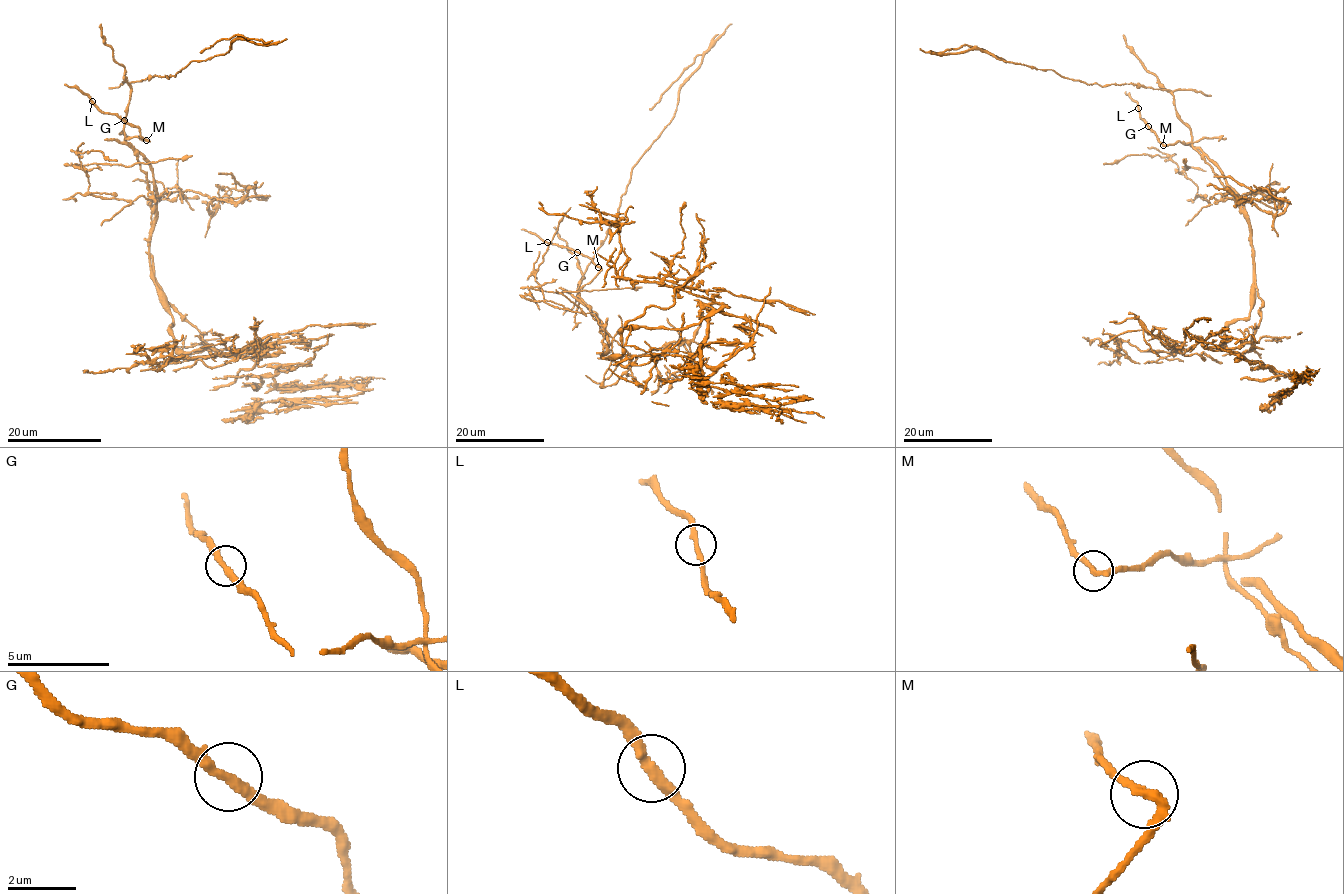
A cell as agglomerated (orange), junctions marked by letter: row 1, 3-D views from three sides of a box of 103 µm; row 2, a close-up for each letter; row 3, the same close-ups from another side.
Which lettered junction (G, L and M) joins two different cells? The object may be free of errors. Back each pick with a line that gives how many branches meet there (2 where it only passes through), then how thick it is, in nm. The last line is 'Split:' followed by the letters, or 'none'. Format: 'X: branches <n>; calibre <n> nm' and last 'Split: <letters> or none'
M: branches 2; calibre 280 nm
Split: M

